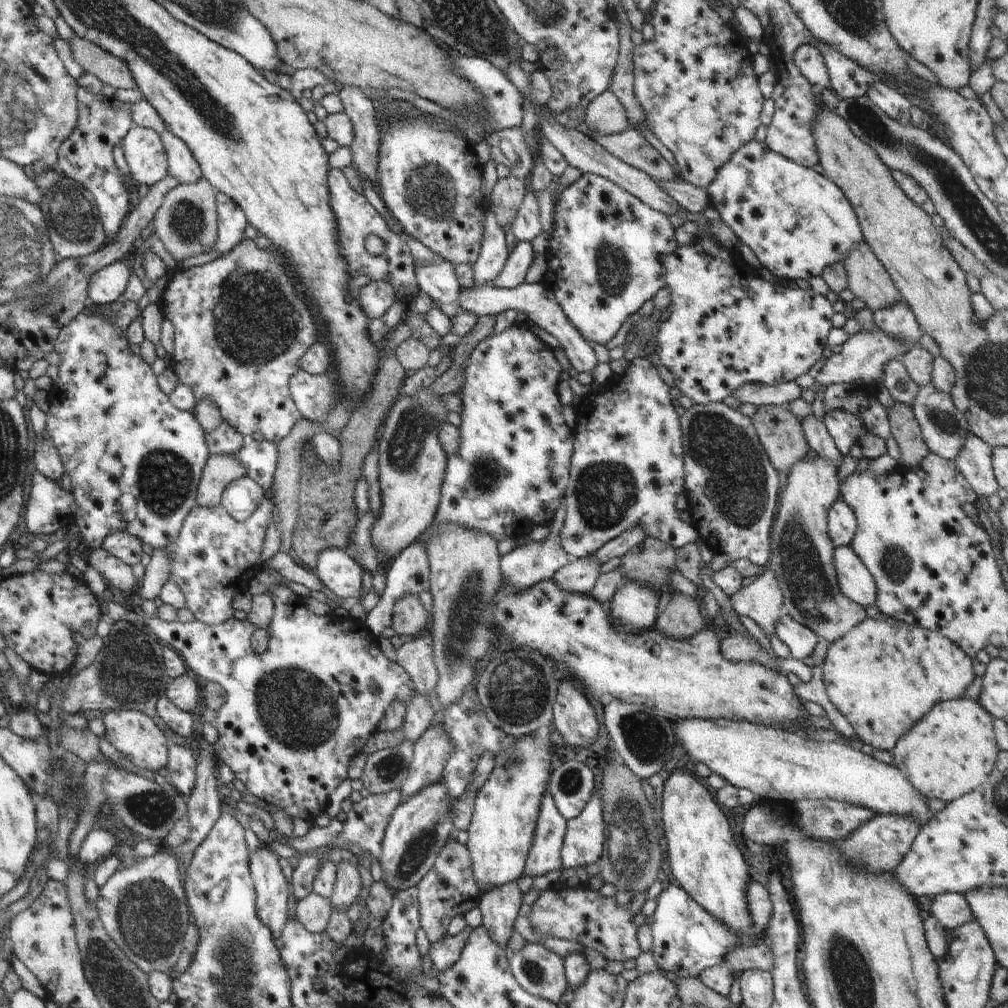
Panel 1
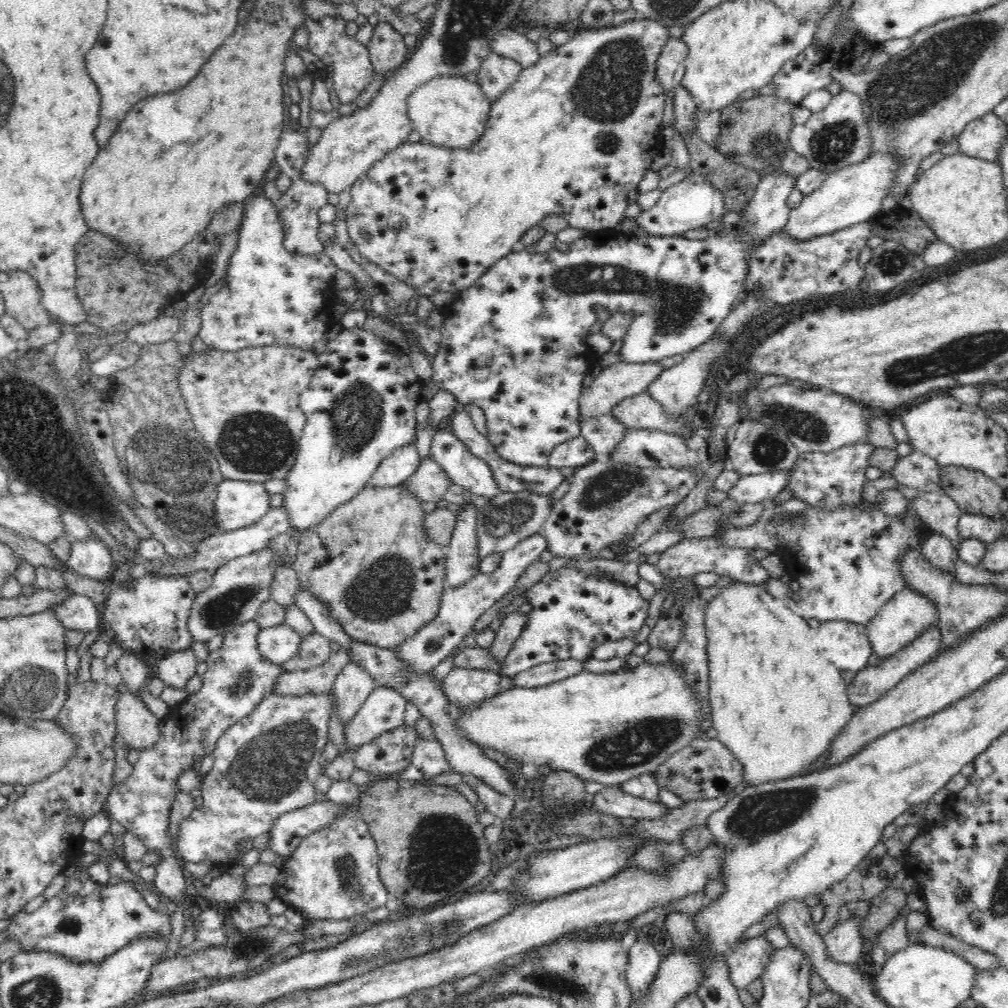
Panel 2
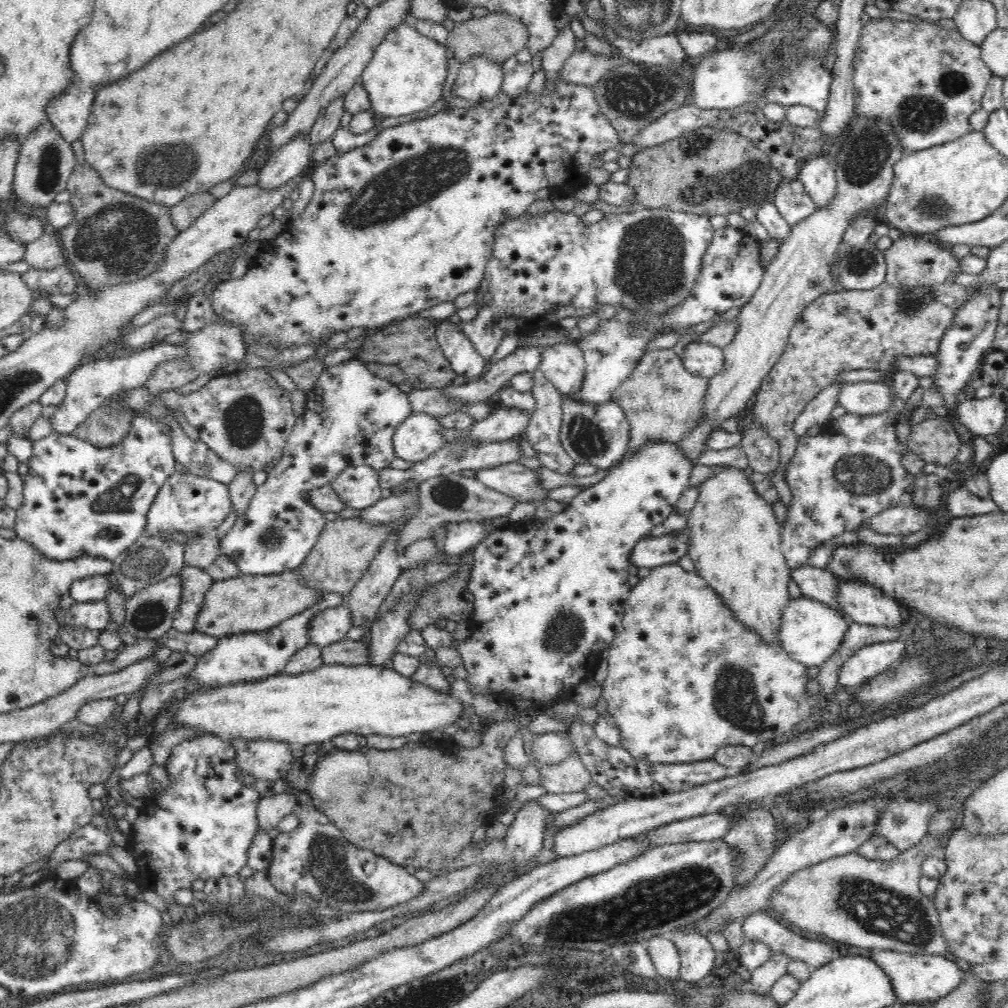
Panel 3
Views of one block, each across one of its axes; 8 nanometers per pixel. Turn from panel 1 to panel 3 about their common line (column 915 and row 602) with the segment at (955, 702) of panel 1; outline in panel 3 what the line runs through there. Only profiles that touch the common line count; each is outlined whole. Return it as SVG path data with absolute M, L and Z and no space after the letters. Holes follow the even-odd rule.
M725 465L700 484L696 504L684 518L689 530L687 554L694 563L695 572L706 580L745 628L758 632L769 644L782 646L778 632L782 624L782 612L792 600L788 592L791 569L780 546L781 524L774 515L772 505L756 493L752 484L742 469Z

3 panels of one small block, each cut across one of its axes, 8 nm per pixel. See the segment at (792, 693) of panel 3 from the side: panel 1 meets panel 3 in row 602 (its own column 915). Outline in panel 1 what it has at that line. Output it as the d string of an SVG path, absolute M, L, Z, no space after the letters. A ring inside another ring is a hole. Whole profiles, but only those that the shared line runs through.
M867 617L846 636L829 644L821 665L824 690L834 708L848 720L863 743L891 754L898 738L913 728L930 708L940 702L964 698L966 689L975 679L972 658L954 642L936 632L896 621L892 617L888 620Z

